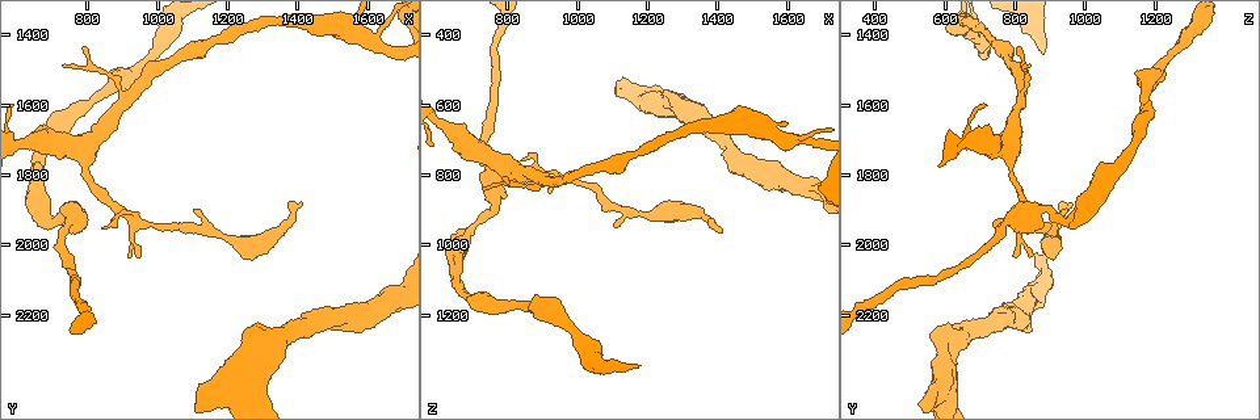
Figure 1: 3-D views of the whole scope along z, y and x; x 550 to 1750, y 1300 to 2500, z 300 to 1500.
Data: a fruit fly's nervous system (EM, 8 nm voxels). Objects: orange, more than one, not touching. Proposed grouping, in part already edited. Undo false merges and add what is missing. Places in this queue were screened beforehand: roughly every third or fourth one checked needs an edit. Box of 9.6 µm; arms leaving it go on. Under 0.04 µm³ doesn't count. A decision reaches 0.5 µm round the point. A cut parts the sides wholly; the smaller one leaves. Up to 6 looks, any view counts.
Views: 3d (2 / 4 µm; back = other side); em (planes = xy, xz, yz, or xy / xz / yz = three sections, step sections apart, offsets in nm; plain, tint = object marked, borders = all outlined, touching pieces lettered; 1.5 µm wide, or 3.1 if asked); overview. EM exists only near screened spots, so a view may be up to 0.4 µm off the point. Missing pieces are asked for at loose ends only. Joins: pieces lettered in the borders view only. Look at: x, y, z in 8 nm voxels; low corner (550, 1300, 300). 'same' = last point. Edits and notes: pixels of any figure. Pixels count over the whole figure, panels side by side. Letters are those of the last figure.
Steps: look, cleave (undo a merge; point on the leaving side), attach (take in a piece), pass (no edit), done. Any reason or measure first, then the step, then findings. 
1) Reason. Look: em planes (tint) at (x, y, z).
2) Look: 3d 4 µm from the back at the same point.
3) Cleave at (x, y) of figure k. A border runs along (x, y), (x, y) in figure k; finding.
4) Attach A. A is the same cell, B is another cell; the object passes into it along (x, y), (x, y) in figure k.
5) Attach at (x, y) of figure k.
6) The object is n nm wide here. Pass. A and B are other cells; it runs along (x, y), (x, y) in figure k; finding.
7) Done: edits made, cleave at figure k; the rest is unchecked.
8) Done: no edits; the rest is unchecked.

Thin end. Look: em yz step 8 (borders) at (950, 2040, 800).

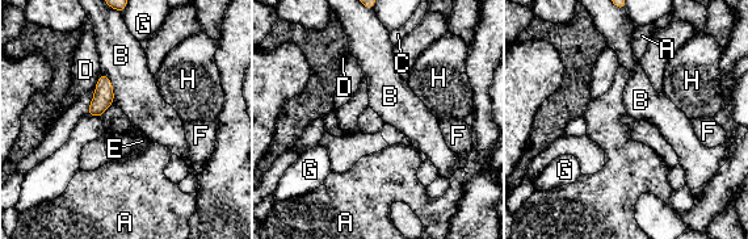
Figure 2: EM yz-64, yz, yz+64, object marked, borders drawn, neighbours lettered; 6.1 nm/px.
Another direction. Look: em xy step 8 (borders) at the same point.

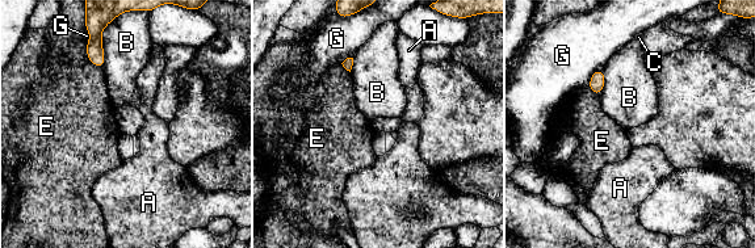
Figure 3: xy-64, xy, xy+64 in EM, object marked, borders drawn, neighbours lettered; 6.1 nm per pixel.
Pass. A, B, C, E and G are other cells; a border runs along (602, 67), (592, 74), (587, 83) in figure 3; none of them fits.

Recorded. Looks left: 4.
Sharp bend. Look: em xz step 4 (tint) at (730, 1930, 930).

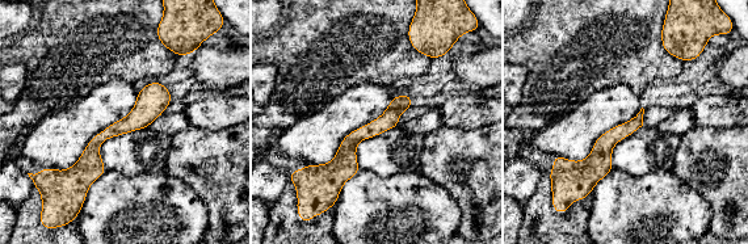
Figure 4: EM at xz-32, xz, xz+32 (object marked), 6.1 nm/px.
Cut it another way. Look: em planes (borders) at the same point.

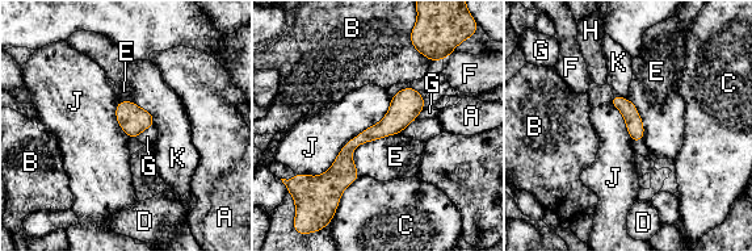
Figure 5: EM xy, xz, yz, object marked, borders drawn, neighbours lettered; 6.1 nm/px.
Pass. A, B, C, D, E, F, G, H, J and K are other cells; a border runs along (152, 125), (135, 137) in figure 5; continuous, no second cell.

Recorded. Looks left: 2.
Done: no edits; the rest is unchecked.

